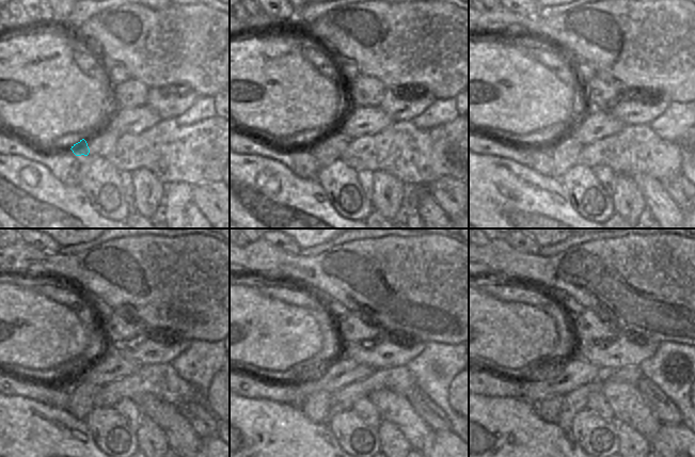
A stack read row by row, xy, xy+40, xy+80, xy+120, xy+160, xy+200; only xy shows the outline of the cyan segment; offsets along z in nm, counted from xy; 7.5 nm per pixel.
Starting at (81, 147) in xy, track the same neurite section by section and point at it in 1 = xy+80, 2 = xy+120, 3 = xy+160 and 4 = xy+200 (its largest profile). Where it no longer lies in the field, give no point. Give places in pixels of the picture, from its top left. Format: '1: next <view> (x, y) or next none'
1: next xy+80 (558, 151)
2: next xy+120 (79, 407)
3: next xy+160 (315, 407)
4: next xy+200 (549, 410)

